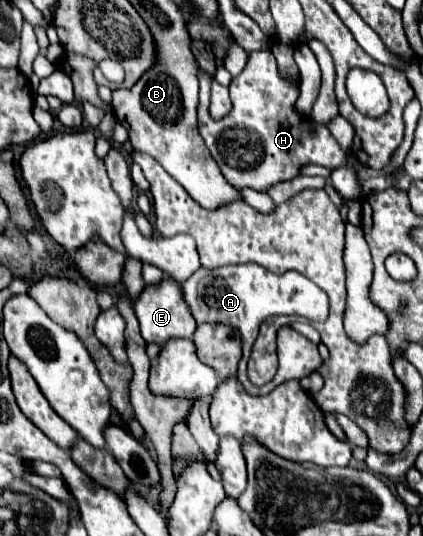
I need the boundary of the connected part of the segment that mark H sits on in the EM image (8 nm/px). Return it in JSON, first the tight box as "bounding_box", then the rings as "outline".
{"bounding_box":[199,50,354,192],"outline":[[[271,50],[249,54],[245,70],[229,84],[233,110],[221,120],[213,120],[209,116],[211,80],[208,73],[199,72],[199,132],[231,186],[247,186],[265,192],[271,184],[295,178],[301,164],[337,168],[341,164],[354,163],[353,155],[345,154],[339,148],[329,128],[317,126],[315,132],[311,132],[307,120],[295,112],[293,104],[299,96],[299,88],[281,80]]]}

